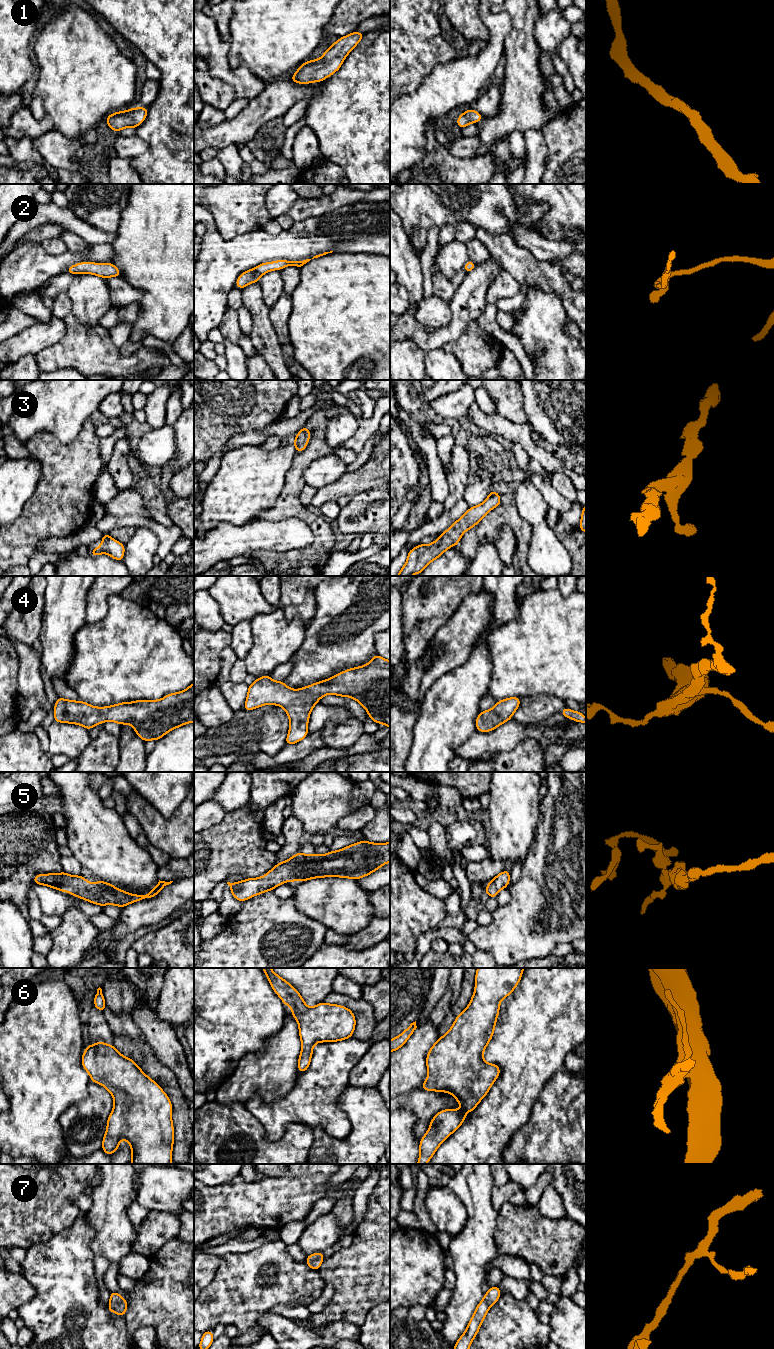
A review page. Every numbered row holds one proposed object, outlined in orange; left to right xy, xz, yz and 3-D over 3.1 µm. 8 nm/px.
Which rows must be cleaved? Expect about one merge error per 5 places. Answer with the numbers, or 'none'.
none

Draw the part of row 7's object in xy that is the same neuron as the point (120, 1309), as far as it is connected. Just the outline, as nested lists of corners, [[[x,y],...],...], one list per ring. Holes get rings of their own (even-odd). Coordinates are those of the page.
[[[110,1291],[110,1303],[107,1307],[111,1313],[116,1313],[124,1317],[127,1311],[127,1300],[119,1293]]]

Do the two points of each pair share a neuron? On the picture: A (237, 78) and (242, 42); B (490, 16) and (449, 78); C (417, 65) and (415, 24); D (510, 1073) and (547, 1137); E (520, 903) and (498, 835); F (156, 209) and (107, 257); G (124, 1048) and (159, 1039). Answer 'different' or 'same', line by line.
A: different
B: same
C: same
D: different
E: different
F: different
G: different

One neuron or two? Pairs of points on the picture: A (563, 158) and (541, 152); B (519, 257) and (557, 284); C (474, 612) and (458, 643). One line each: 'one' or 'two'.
A: two
B: one
C: one

